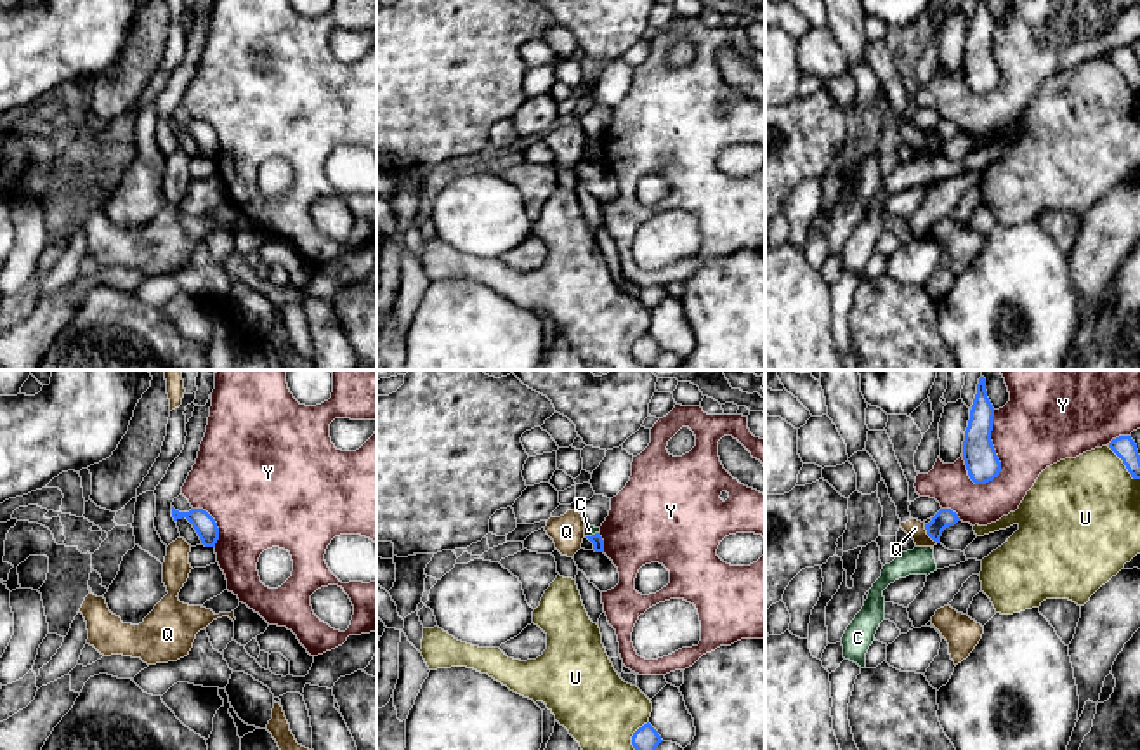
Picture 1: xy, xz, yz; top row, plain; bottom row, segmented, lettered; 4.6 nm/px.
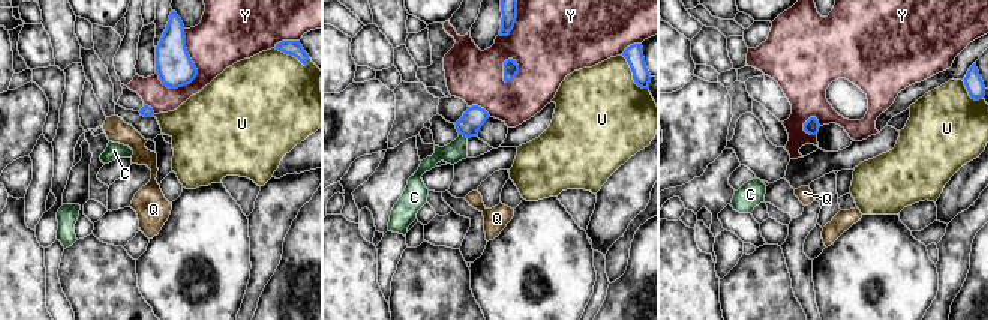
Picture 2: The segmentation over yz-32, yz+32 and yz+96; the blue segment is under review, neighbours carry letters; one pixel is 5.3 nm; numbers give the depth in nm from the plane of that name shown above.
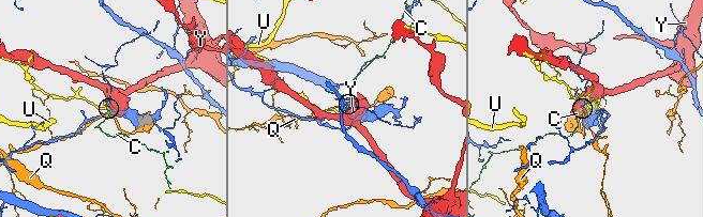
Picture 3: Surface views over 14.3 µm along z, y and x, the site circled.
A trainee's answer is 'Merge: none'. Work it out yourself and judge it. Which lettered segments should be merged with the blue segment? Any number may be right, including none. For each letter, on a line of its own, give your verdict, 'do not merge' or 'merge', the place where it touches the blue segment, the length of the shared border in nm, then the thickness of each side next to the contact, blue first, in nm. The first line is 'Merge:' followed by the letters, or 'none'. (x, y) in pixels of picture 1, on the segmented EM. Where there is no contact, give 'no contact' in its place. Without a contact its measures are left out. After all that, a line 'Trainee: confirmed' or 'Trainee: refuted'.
Merge: none
C: do not merge | xz (592, 535) | 70 nm | 50/50 nm
Q: do not merge | yz (929, 535) | 110 nm | 90/90 nm
U: do not merge | yz (1125, 464) | 220 nm | 100/460 nm
Y: do not merge | yz (995, 453) | 360 nm | 160/380 nm
Trainee: confirmed

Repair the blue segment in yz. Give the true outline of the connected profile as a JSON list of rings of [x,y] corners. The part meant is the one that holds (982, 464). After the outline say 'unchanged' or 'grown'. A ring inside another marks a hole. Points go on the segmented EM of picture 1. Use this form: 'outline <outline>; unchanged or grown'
outline [[[980,377],[963,441],[963,460],[975,484],[986,484],[1001,472],[1001,462],[991,441],[993,417],[994,408],[987,398],[986,378]]]; unchanged

